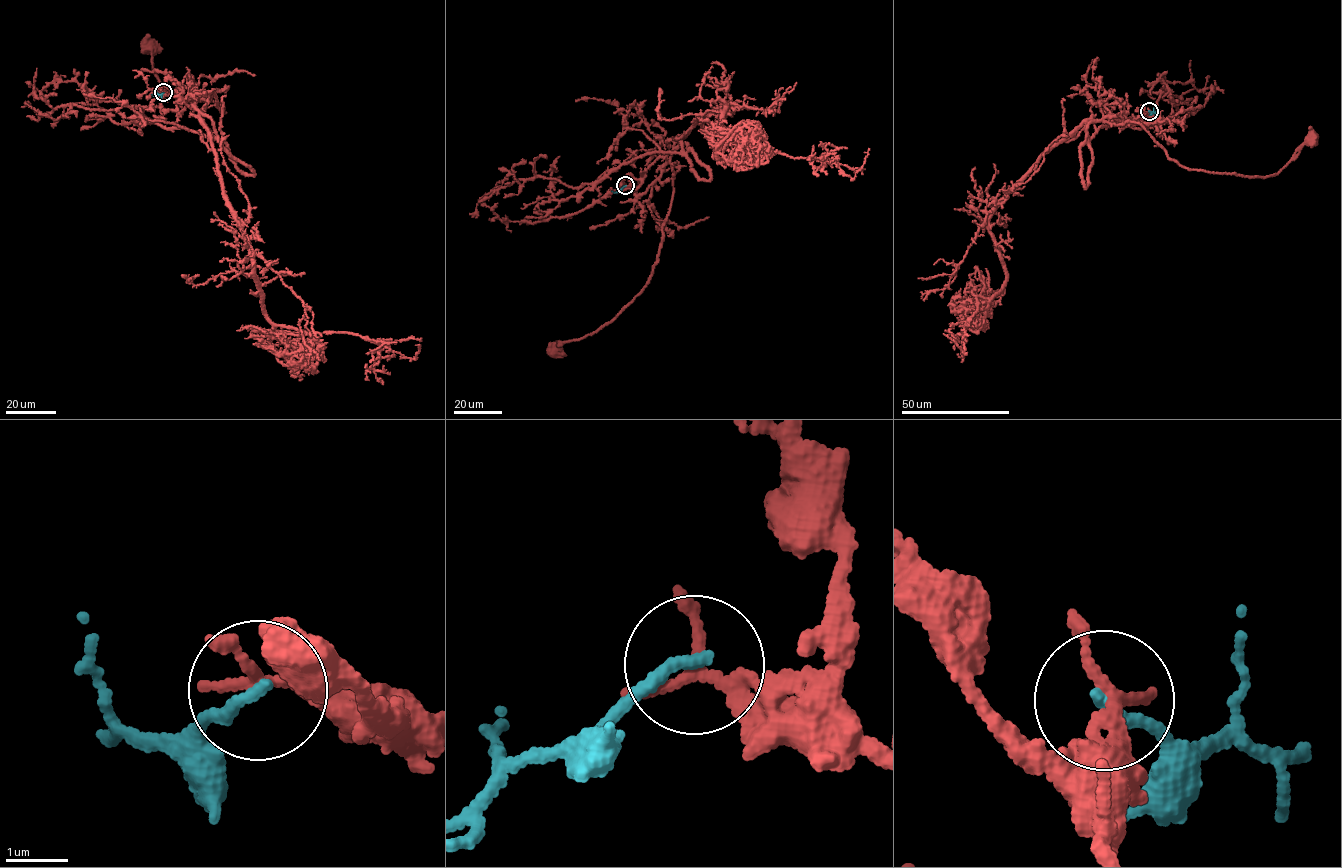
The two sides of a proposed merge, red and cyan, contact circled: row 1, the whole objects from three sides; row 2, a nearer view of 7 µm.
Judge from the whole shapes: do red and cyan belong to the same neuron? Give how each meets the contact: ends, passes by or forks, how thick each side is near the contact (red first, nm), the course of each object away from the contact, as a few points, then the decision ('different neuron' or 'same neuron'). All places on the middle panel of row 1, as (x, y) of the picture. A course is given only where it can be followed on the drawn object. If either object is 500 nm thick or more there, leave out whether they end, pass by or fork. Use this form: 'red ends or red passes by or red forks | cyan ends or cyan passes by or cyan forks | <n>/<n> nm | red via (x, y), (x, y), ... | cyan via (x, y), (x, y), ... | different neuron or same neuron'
red passes by | cyan ends | 200/200 nm | red via (625, 186), (639, 196), (654, 182), (673, 180), (649, 281), (609, 322), (559, 341), (555, 350) | cyan via (625, 186), (615, 192), (611, 190) | different neuron

